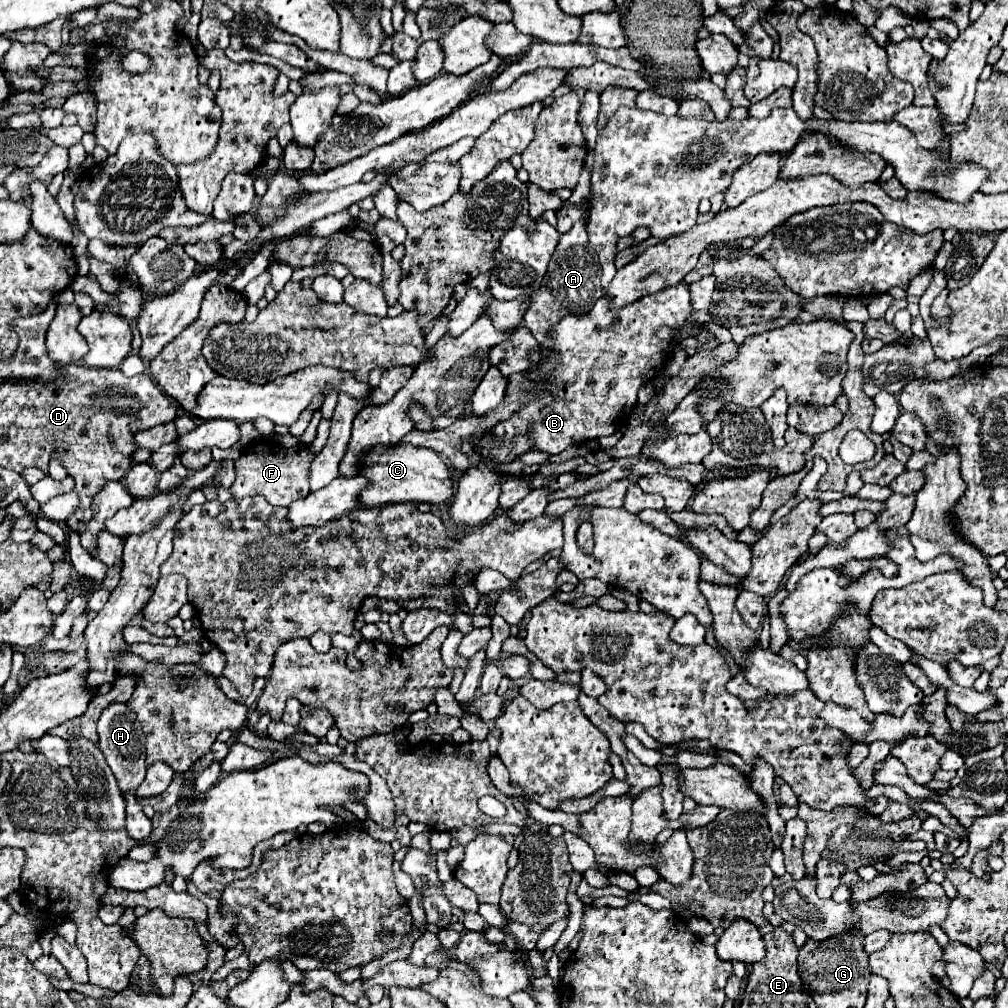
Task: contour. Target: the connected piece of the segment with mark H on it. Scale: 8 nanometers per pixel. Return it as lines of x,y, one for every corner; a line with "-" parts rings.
114,703
110,707
104,709
104,713
98,719
98,735
100,735
100,751
106,757
106,763
110,765
118,787
122,793
126,791
134,791
146,775
146,765
144,765
144,733
142,733
142,725
138,723
136,715
128,709
126,703

